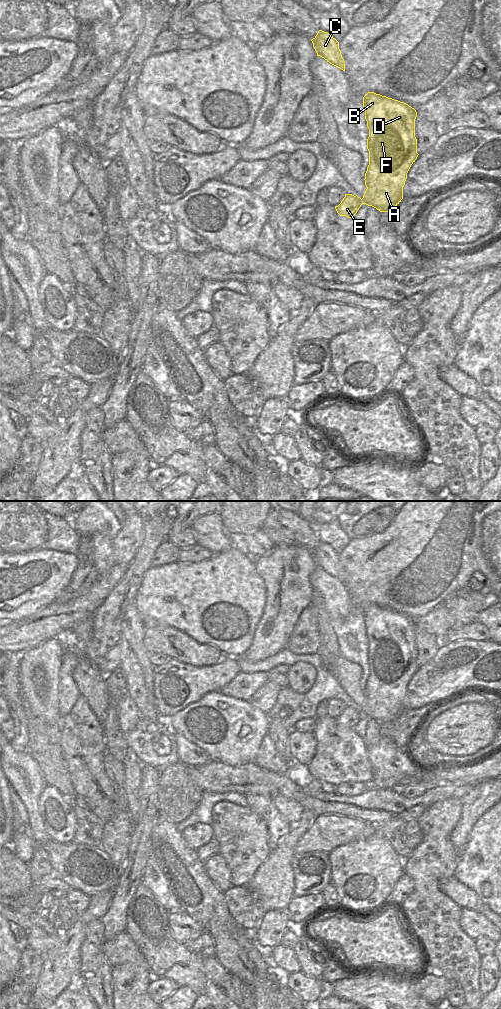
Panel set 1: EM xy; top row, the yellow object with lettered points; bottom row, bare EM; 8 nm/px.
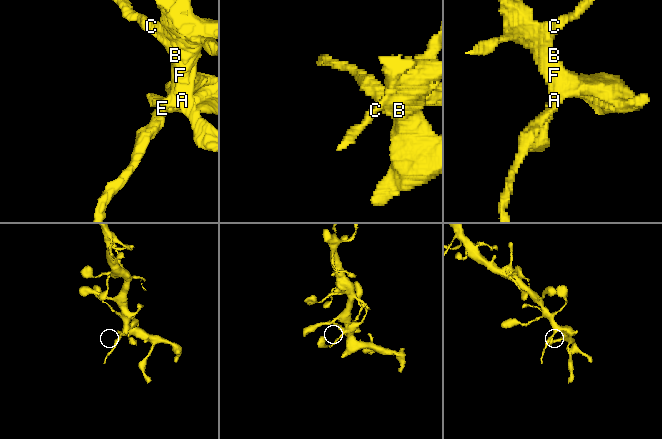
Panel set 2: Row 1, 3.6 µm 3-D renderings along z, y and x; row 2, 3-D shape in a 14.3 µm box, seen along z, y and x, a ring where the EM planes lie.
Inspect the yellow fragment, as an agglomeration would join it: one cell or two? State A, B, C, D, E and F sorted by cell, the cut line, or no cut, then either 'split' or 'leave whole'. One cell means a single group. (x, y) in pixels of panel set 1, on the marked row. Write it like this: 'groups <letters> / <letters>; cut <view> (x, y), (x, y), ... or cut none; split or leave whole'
groups A B C D E F; cut none; leave whole

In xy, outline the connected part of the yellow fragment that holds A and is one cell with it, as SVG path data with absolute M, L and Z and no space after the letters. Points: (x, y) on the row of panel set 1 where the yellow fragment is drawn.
M368 92L363 97L365 119L369 129L367 149L369 165L365 173L367 187L363 198L357 195L345 194L338 206L335 206L340 216L353 218L362 204L372 206L380 212L388 212L403 199L403 187L411 165L418 157L417 139L415 137L415 119L417 112L404 102Z

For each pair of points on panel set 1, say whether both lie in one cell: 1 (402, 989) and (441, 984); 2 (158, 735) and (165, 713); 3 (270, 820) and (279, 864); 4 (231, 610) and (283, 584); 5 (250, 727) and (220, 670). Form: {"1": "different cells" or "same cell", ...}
{"1": "different cells", "2": "different cells", "3": "different cells", "4": "different cells", "5": "different cells"}

